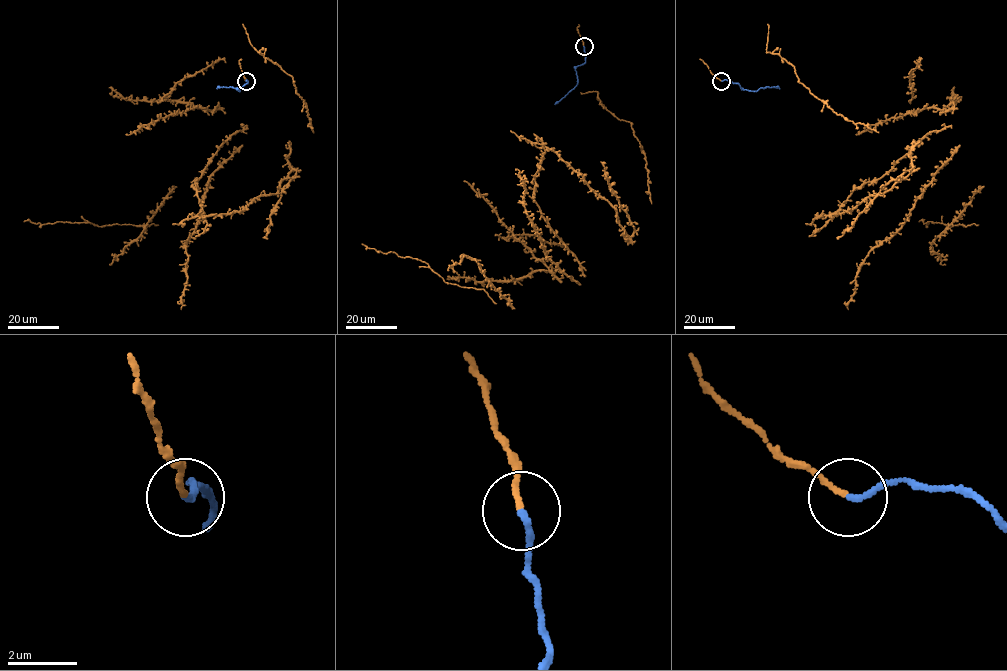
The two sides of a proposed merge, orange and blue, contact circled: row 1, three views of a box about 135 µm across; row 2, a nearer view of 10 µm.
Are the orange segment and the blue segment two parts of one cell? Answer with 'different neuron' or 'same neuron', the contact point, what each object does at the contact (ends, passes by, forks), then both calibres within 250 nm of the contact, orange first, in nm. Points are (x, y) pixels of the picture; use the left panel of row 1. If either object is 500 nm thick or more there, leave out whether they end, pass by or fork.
same neuron; at (246, 81); orange ends there; blue ends there; 160 nm thick on the orange side, 190 nm on the other

